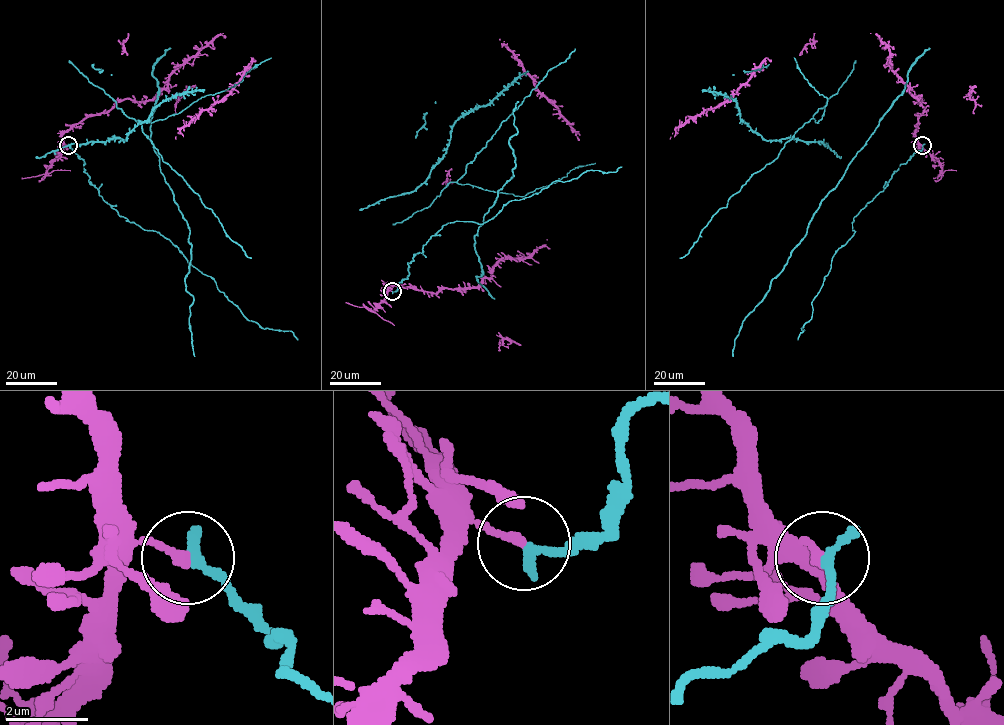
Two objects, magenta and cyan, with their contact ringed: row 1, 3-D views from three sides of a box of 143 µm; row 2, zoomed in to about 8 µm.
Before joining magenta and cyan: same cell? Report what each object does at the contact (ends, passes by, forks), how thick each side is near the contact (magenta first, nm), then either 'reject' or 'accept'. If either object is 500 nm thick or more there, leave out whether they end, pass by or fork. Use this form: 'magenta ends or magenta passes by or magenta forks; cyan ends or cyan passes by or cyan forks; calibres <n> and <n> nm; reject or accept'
magenta ends; cyan ends; calibres 240 and 260 nm; reject

